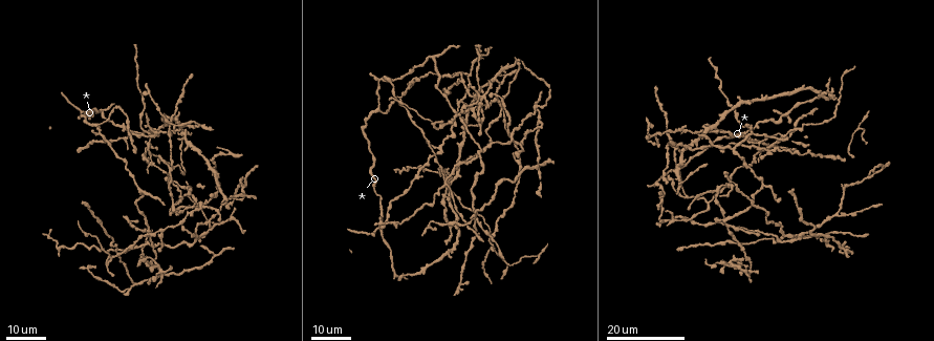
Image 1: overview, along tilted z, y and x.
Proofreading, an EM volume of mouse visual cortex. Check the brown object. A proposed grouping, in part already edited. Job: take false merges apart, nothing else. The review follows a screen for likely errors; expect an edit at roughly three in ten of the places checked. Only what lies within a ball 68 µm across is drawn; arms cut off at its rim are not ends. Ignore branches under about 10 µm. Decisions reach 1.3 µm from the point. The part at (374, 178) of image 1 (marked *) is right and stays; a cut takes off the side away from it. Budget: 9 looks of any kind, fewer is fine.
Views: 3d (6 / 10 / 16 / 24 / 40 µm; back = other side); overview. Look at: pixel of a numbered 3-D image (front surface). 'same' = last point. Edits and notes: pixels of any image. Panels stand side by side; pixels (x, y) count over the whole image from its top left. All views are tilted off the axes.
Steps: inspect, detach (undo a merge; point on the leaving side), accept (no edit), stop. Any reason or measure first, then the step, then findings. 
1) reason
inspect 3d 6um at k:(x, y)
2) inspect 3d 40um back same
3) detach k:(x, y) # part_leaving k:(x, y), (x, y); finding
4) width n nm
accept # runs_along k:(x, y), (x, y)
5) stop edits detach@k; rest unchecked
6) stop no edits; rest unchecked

inspect 3d 24um at 1:(152, 164)

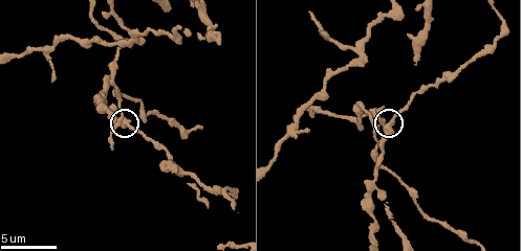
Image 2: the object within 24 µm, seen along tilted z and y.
closer look
inspect 3d 6um at 2:(386, 126)

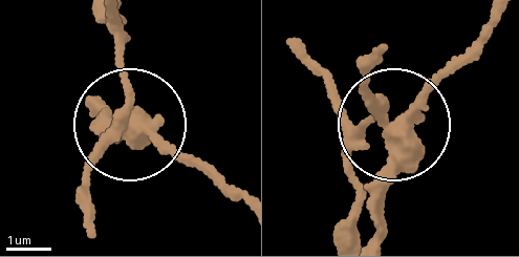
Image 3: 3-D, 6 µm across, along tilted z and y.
width 380 nm
accept # runs_along 3:(497, 16), (398, 124), (383, 232); all the same neuron

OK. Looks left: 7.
side arm on a straight run
inspect 3d 24um at 1:(171, 203)

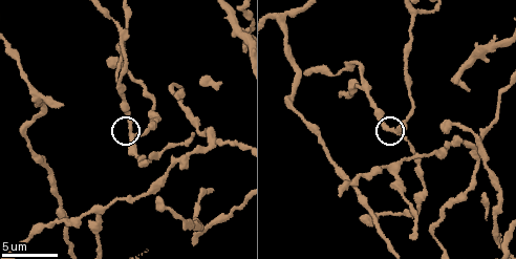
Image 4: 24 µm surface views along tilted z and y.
inspect 3d 6um at 4:(131, 133)

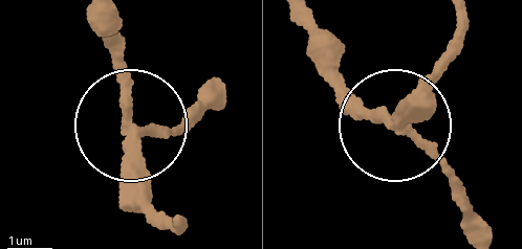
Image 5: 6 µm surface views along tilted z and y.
arms 3
accept # runs_along 5:(476, 230), (443, 166), (398, 123), (432, 70); one neuron here

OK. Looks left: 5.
arms part here
inspect 3d 16um at 1:(377, 108)

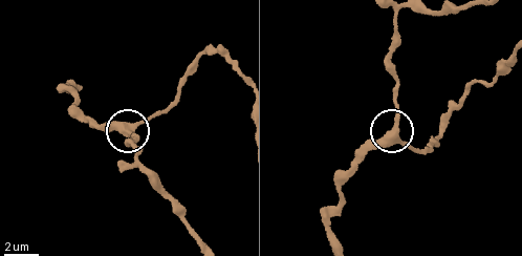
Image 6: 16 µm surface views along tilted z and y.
closer look
inspect 3d 6um at 6:(133, 129)

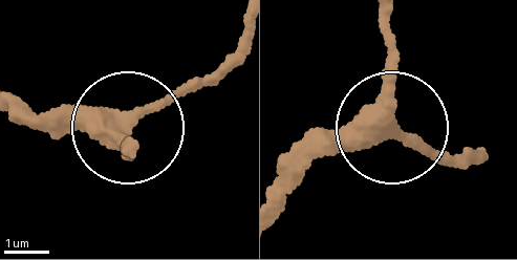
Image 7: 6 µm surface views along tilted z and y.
side_arm 25 um
accept # runs_along 7:(21, 106), (132, 121), (217, 76); continuous, no second neuron

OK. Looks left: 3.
three-way junction
inspect 3d 16um at 1:(783, 114)

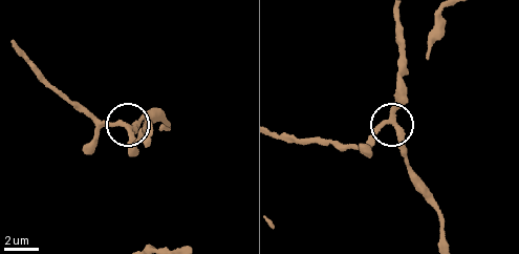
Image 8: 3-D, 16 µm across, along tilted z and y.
inspect 3d 10um at 8:(394, 125)

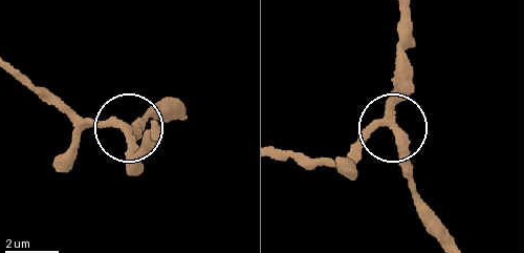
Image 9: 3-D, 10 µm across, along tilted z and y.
accept # all the same neuron

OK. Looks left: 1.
stop no edits; rest unchecked

